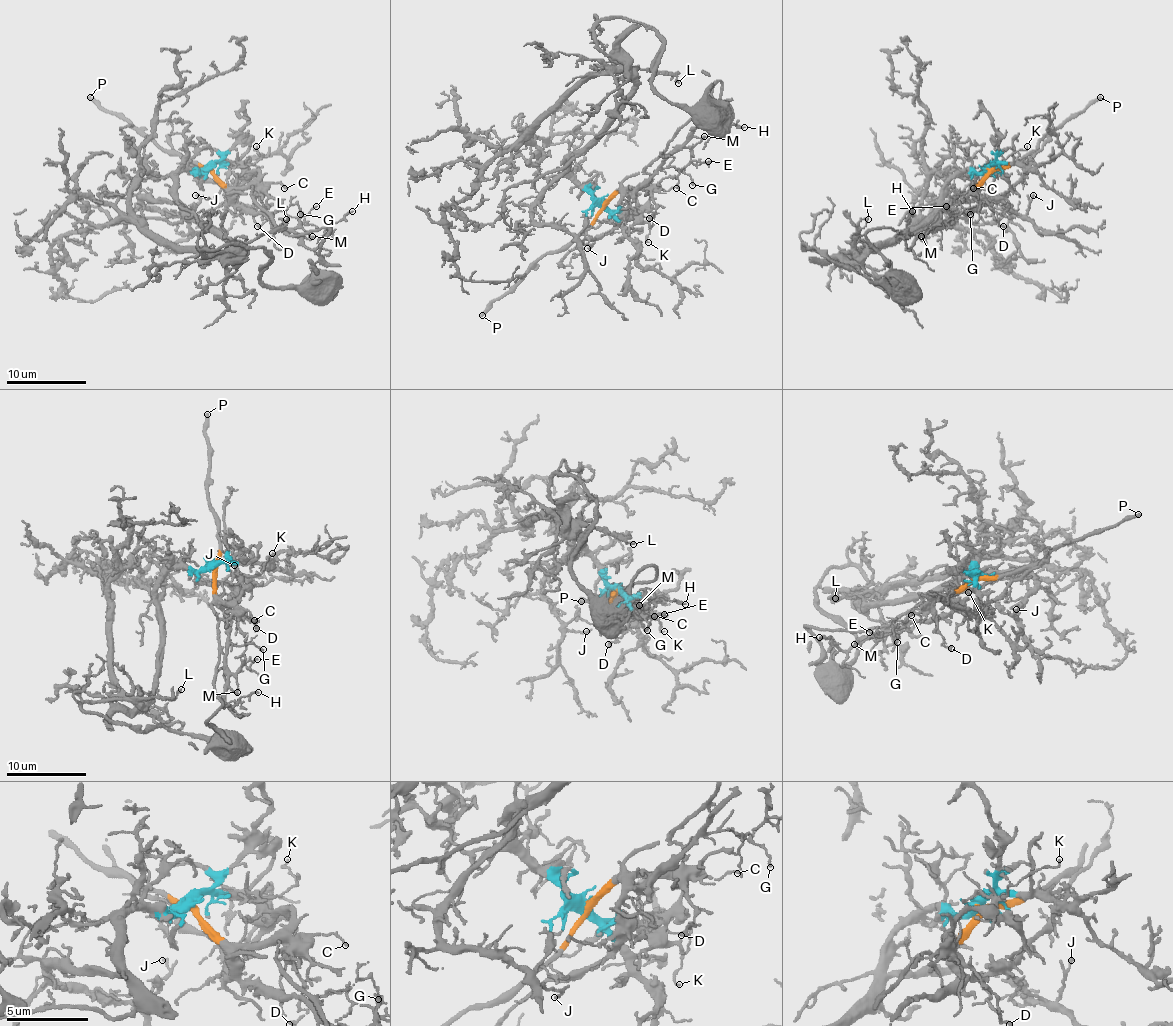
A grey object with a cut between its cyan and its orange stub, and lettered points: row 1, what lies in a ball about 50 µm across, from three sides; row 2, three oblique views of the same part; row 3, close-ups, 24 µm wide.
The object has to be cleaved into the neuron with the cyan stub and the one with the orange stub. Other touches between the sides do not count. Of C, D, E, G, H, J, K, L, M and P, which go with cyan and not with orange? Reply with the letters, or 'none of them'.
J, L

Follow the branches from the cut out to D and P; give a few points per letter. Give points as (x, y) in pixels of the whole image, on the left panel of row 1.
D: (211, 168), (229, 186), (249, 186), (253, 190), (263, 204), (263, 222), (257, 226)
P: (211, 168), (201, 168), (181, 154), (173, 154), (149, 140), (89, 96)

